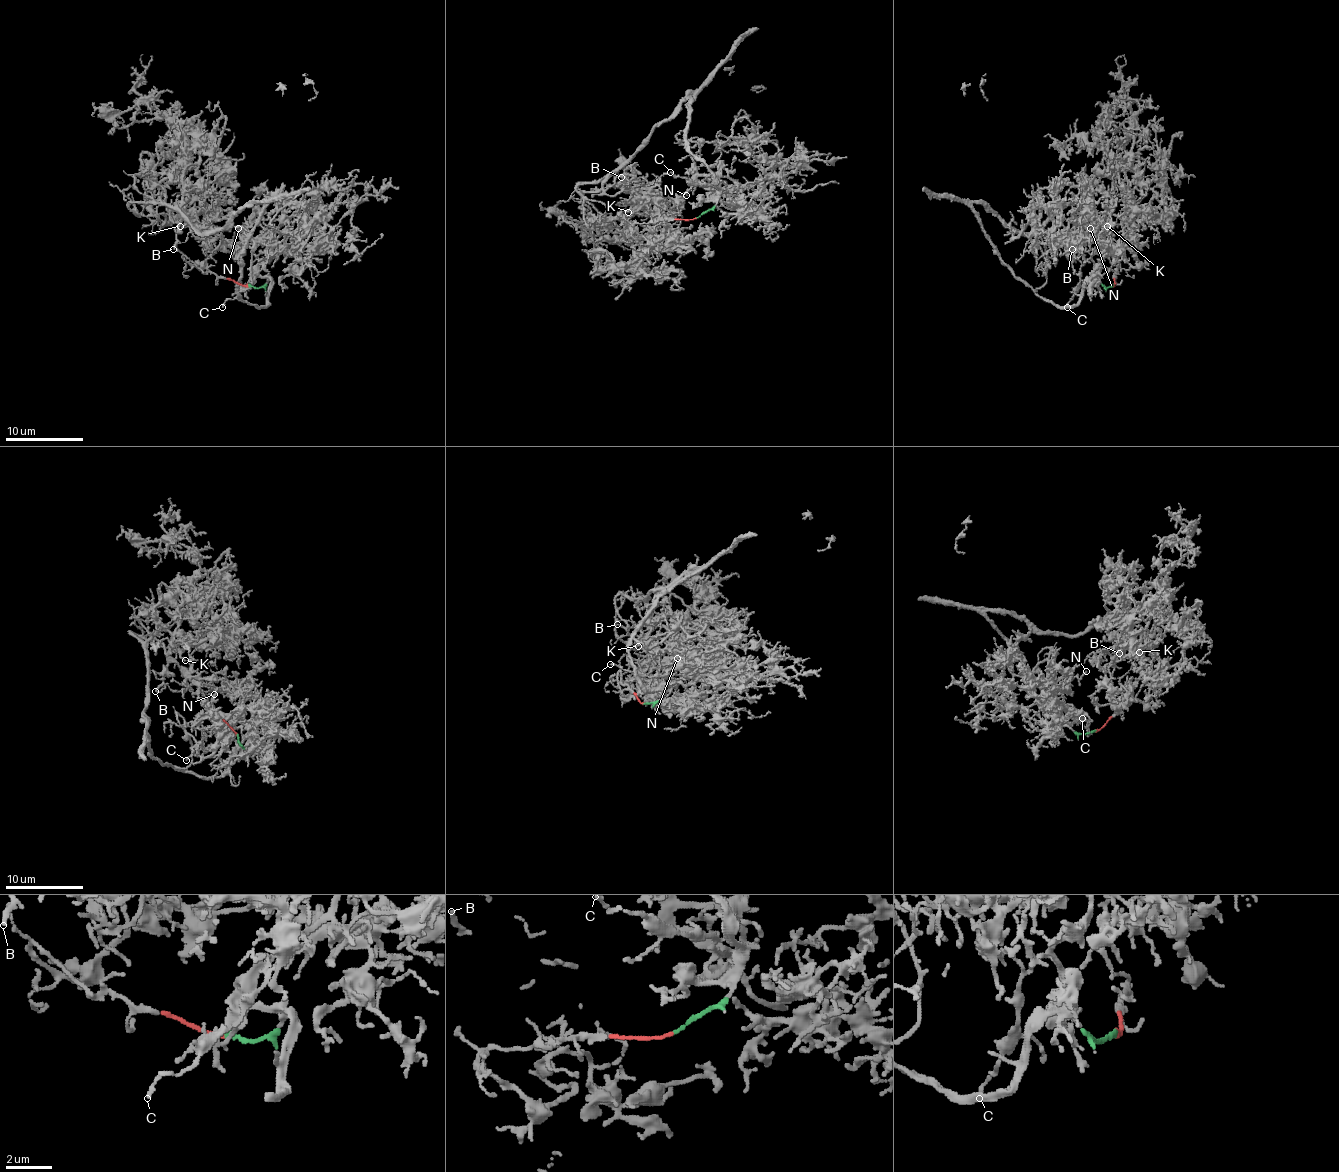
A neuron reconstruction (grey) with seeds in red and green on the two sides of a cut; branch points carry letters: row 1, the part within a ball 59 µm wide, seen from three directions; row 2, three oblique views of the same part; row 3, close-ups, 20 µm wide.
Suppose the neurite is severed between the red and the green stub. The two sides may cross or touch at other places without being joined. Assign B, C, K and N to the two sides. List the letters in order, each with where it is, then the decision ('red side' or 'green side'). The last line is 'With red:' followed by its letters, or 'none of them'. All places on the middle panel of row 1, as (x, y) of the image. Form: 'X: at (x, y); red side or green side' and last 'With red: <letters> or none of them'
B: at (621, 177); green side
C: at (670, 172); green side
K: at (628, 212); green side
N: at (686, 195); green side
With red: none of them

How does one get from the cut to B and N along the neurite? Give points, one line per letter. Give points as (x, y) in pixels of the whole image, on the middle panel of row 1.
B: (697, 218), (720, 195), (687, 131), (689, 105), (710, 76), (631, 160), (635, 177), (625, 185), (621, 177)
N: (697, 218), (714, 204), (706, 200), (714, 191), (693, 183), (687, 195)

